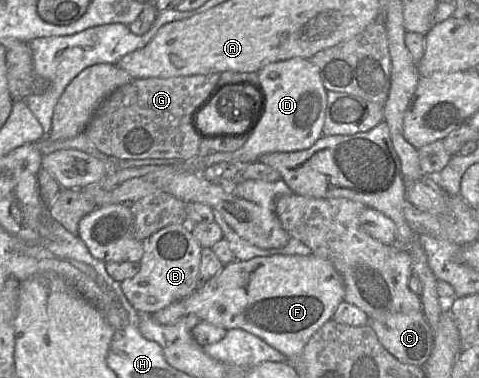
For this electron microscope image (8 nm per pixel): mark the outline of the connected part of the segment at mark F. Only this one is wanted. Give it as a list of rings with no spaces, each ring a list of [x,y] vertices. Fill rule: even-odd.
[[[313,254],[274,255],[230,262],[192,294],[178,302],[182,302],[187,311],[194,313],[201,322],[227,331],[234,328],[243,329],[277,349],[287,360],[298,360],[309,339],[326,322],[332,320],[338,305],[344,301],[344,296],[343,278],[328,260]]]

